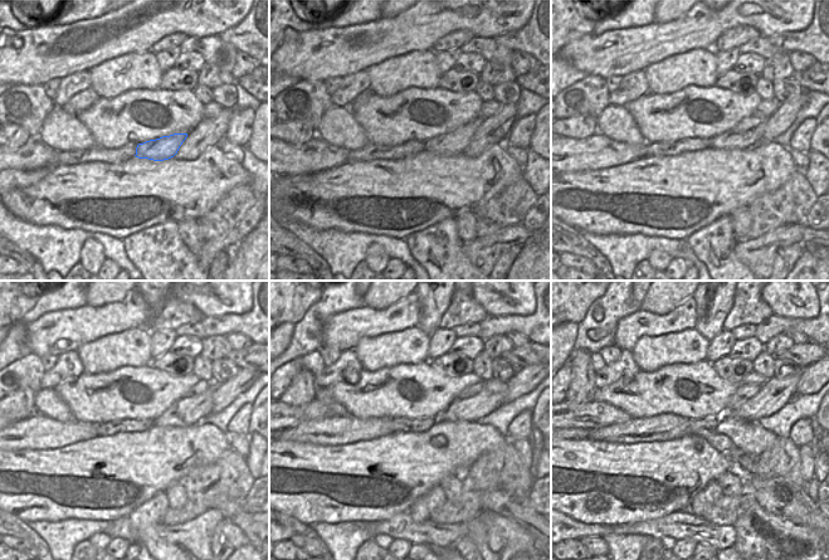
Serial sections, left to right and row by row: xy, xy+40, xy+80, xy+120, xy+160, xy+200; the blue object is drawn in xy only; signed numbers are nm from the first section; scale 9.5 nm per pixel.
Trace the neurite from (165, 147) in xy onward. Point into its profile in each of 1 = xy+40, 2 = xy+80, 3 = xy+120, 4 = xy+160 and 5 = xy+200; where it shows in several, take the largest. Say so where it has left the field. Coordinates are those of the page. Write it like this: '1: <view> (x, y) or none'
1: xy+40 (453, 142)
2: xy+80 (747, 132)
3: xy+120 (186, 412)
4: xy+160 (471, 409)
5: xy+200 (775, 393)

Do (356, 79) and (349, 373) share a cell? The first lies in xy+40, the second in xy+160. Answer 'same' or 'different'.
same

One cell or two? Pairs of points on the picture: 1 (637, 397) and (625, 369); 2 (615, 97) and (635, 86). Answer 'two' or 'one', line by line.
1: two
2: one

